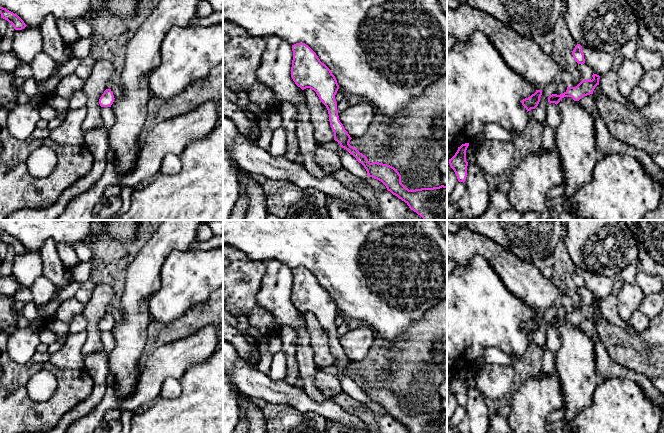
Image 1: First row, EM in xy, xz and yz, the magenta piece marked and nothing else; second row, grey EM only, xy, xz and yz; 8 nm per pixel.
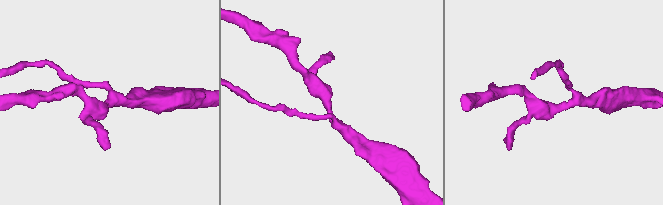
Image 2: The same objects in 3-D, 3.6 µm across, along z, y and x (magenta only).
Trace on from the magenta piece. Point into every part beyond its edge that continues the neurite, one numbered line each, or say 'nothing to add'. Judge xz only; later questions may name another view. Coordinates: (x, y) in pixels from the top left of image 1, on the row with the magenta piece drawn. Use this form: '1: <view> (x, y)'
nothing to add

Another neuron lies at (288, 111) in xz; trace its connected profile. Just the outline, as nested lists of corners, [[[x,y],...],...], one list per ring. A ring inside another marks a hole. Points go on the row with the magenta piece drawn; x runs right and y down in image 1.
[[[283,101],[278,105],[282,117],[282,128],[287,137],[286,153],[283,156],[289,161],[294,161],[300,153],[298,138],[296,135],[296,126],[298,120],[297,106],[289,101]]]

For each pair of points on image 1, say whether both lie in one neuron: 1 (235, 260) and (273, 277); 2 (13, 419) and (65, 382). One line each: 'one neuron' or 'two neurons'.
1: two neurons
2: one neuron

